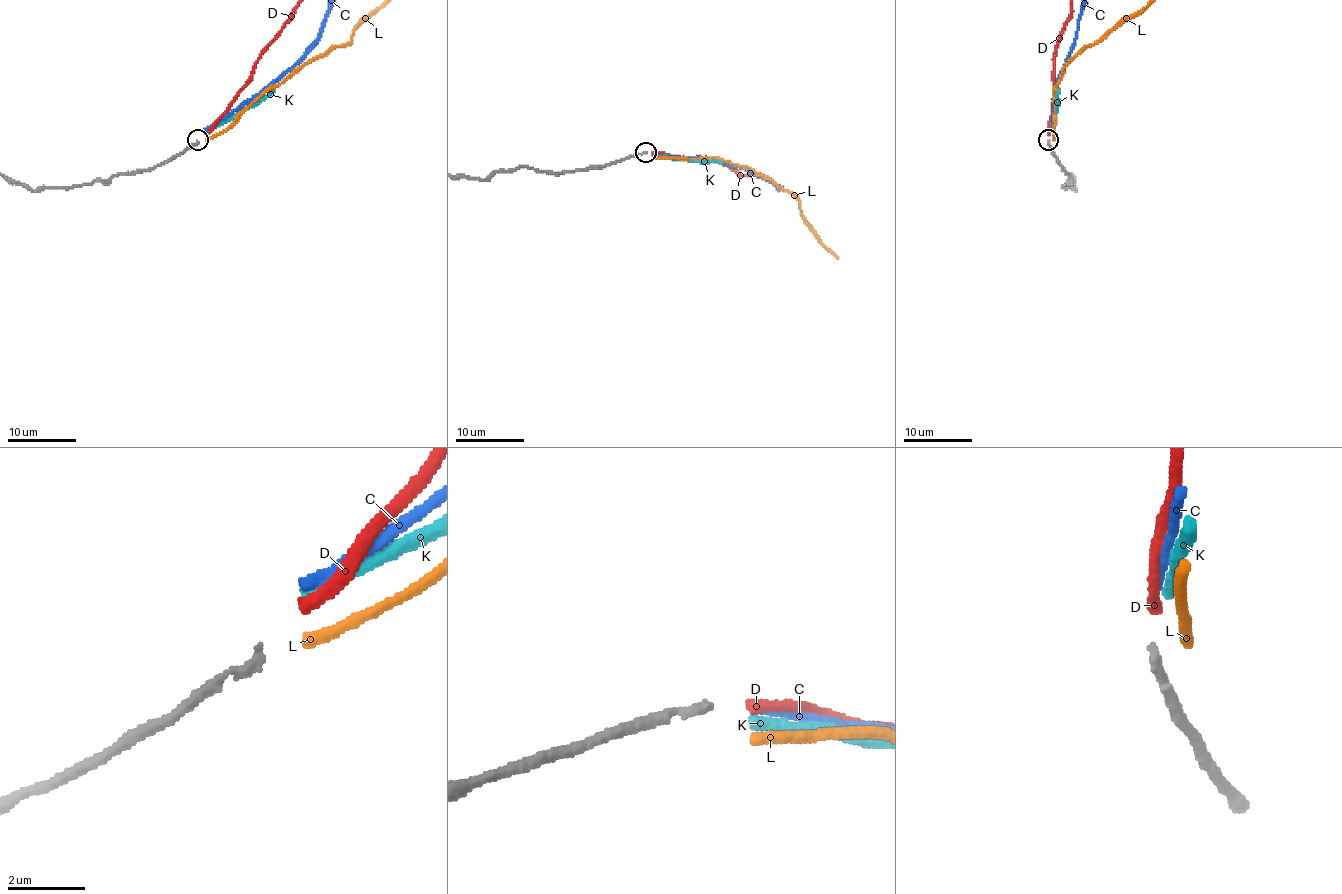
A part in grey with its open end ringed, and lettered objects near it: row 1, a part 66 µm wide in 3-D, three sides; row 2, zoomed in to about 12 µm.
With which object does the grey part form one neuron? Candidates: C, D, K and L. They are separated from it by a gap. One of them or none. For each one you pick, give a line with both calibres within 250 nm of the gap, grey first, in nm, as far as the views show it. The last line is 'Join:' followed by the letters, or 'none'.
Join: none

